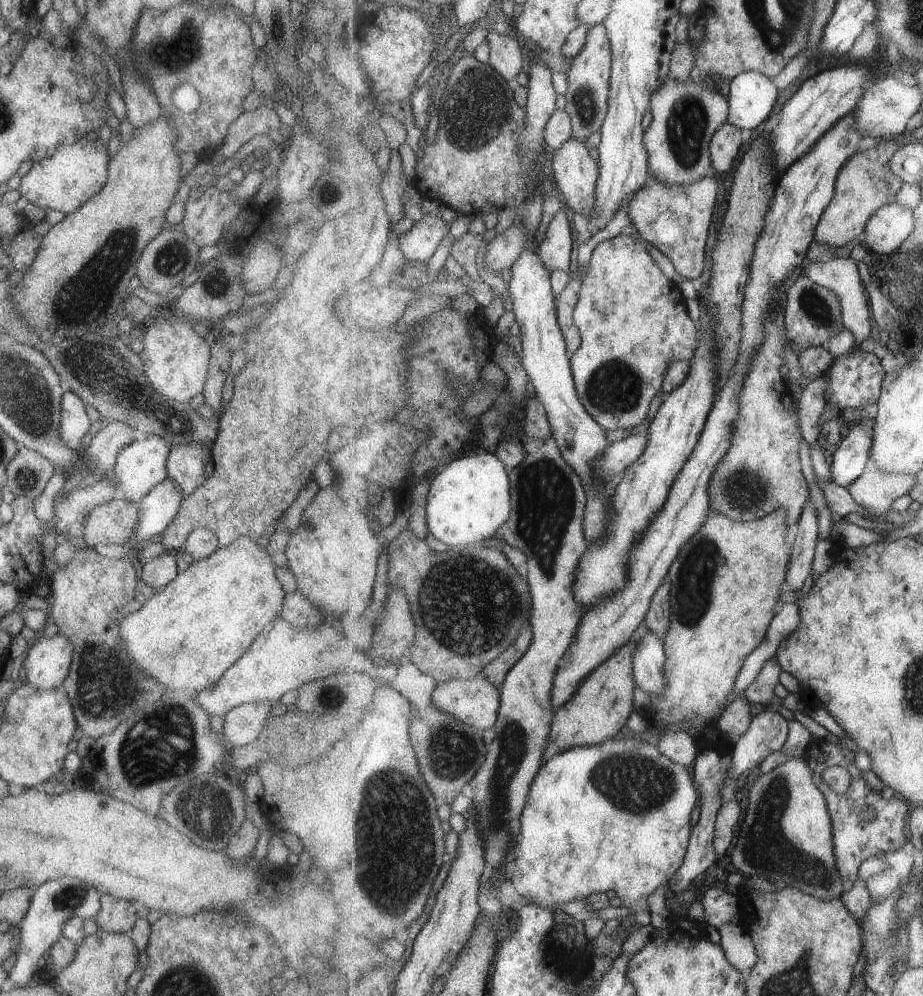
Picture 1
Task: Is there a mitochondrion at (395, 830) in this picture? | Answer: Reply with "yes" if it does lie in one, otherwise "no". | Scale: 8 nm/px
yes

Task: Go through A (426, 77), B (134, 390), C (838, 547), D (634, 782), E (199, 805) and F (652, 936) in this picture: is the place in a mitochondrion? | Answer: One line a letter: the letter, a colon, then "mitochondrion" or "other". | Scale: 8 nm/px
A: other
B: other
C: other
D: mitochondrion
E: mitochondrion
F: other

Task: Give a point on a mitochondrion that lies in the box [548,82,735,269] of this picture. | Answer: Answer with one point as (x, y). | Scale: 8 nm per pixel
(688, 123)

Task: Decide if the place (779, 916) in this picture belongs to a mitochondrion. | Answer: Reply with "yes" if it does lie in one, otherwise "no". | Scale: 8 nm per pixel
no

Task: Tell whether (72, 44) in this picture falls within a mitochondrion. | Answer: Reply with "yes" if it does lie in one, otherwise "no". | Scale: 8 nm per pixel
no

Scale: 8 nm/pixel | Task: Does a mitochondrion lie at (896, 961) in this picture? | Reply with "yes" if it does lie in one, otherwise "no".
yes

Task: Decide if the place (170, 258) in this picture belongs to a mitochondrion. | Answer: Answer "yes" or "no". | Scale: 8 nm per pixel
yes

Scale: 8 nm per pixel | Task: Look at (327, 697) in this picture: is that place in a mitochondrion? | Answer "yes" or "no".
no

